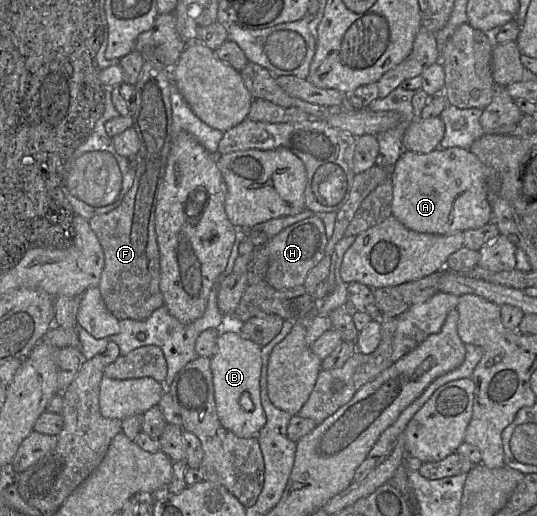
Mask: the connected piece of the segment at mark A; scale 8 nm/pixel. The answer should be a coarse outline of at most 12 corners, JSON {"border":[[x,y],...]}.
{"border":[[469,150],[404,152],[392,216],[450,235],[492,221]]}

